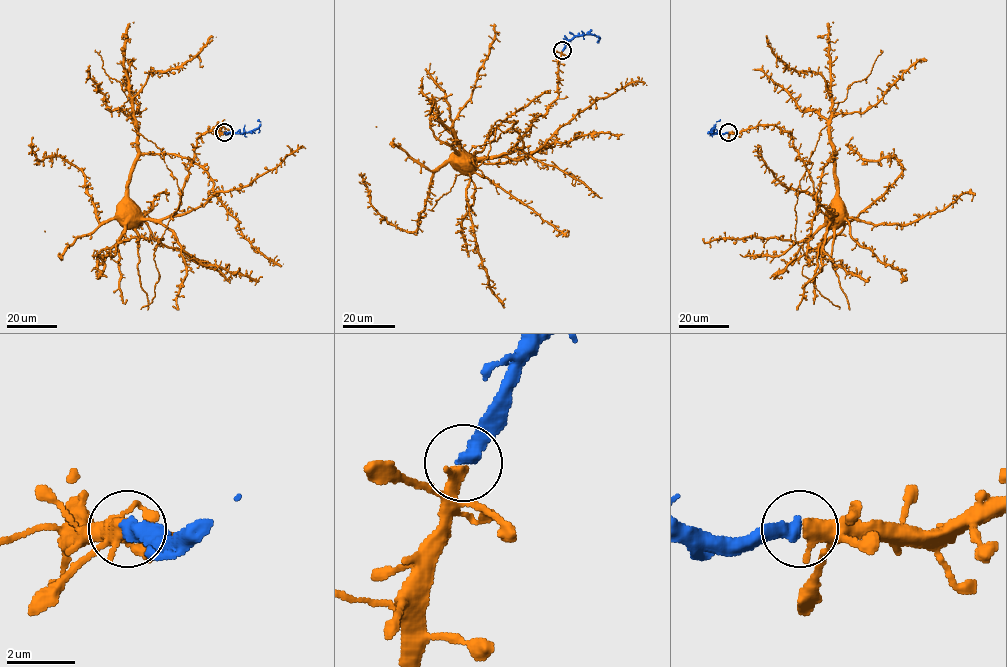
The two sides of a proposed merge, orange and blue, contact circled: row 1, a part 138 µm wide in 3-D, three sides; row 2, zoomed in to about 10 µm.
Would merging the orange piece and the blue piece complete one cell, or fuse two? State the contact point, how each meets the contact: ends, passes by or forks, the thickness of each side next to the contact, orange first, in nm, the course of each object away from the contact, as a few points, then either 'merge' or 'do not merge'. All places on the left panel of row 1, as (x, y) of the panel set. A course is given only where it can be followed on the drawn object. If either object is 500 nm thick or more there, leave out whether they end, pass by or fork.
place (224, 132); orange passes by; blue ends; calibres 340 and 460 nm; course orange (224, 132), (217, 125), (197, 140), (180, 207), (174, 213), (159, 219), (125, 222), (124, 213); course blue (224, 132), (251, 132), (261, 123), (258, 119); merge

